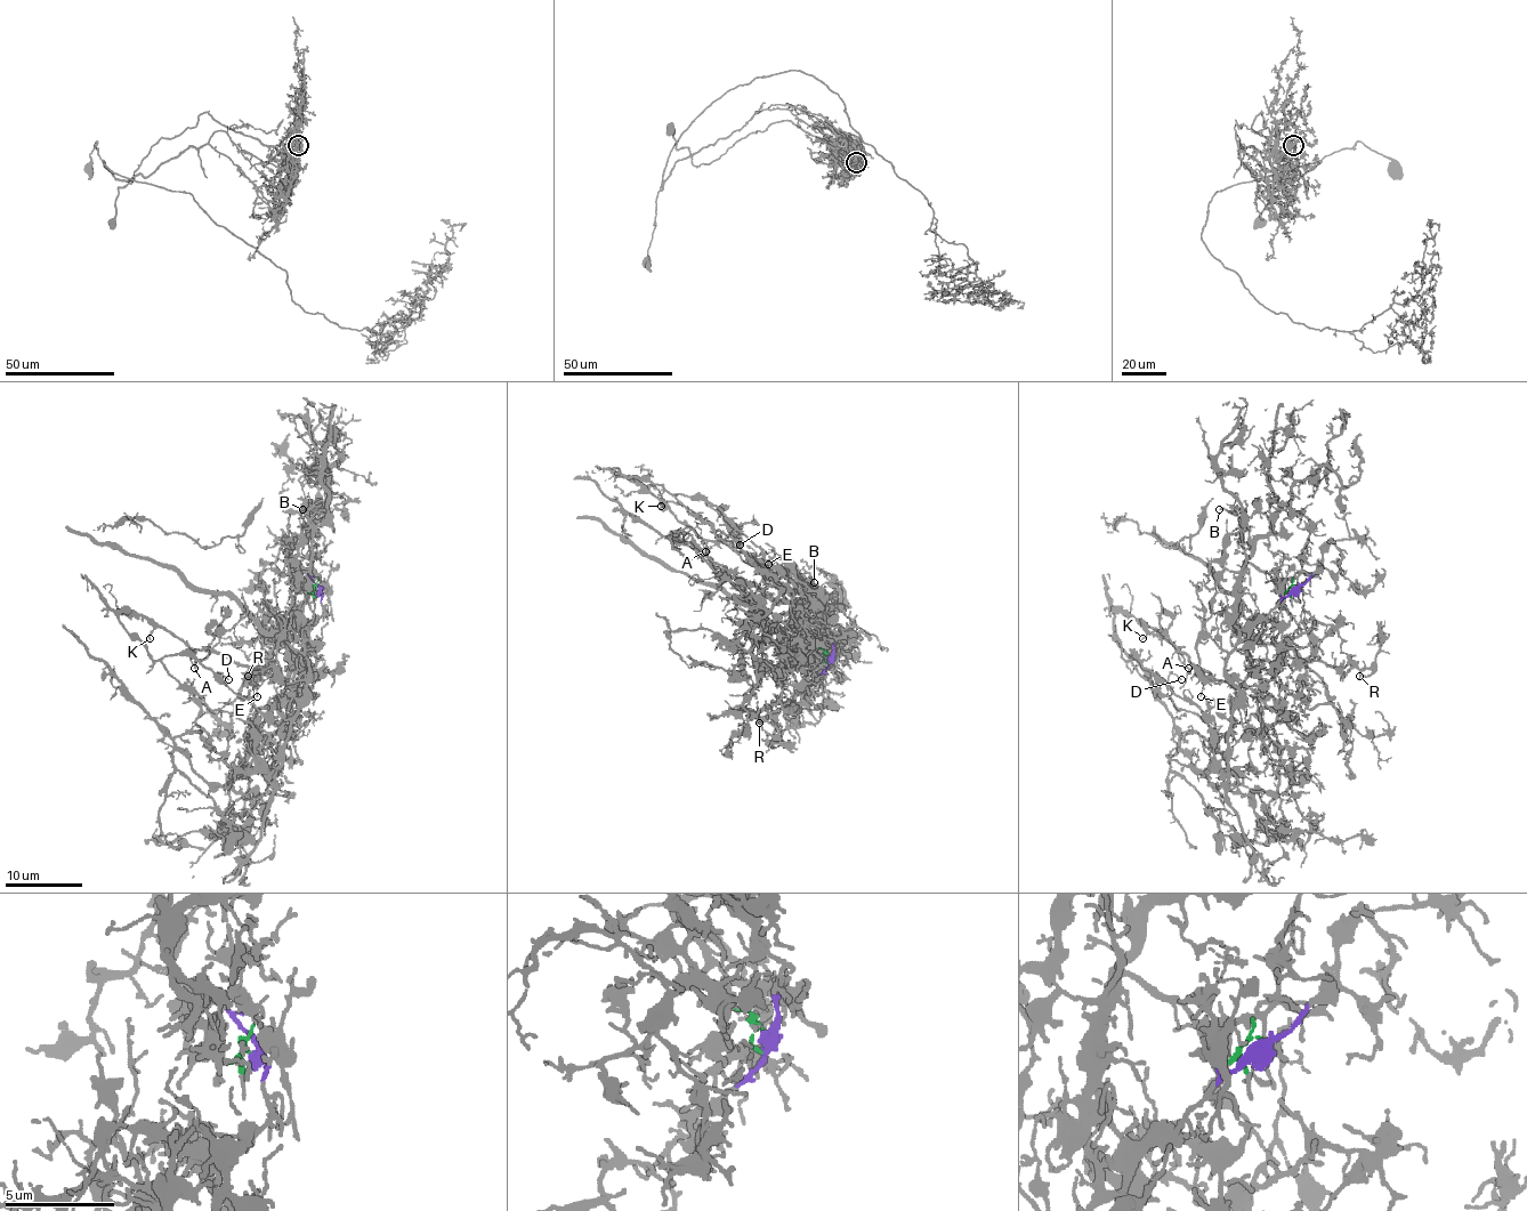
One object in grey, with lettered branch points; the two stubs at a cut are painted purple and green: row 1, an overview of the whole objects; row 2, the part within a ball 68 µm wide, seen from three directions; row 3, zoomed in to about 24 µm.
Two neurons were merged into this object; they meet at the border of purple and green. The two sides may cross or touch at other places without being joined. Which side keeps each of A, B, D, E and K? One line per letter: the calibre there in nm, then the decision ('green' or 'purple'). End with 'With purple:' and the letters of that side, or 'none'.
A: 130 nm thick; purple
B: 160 nm thick; green
D: 130 nm thick; purple
E: 80 nm thick; purple
K: 130 nm thick; purple
With purple: A, D, E, K

